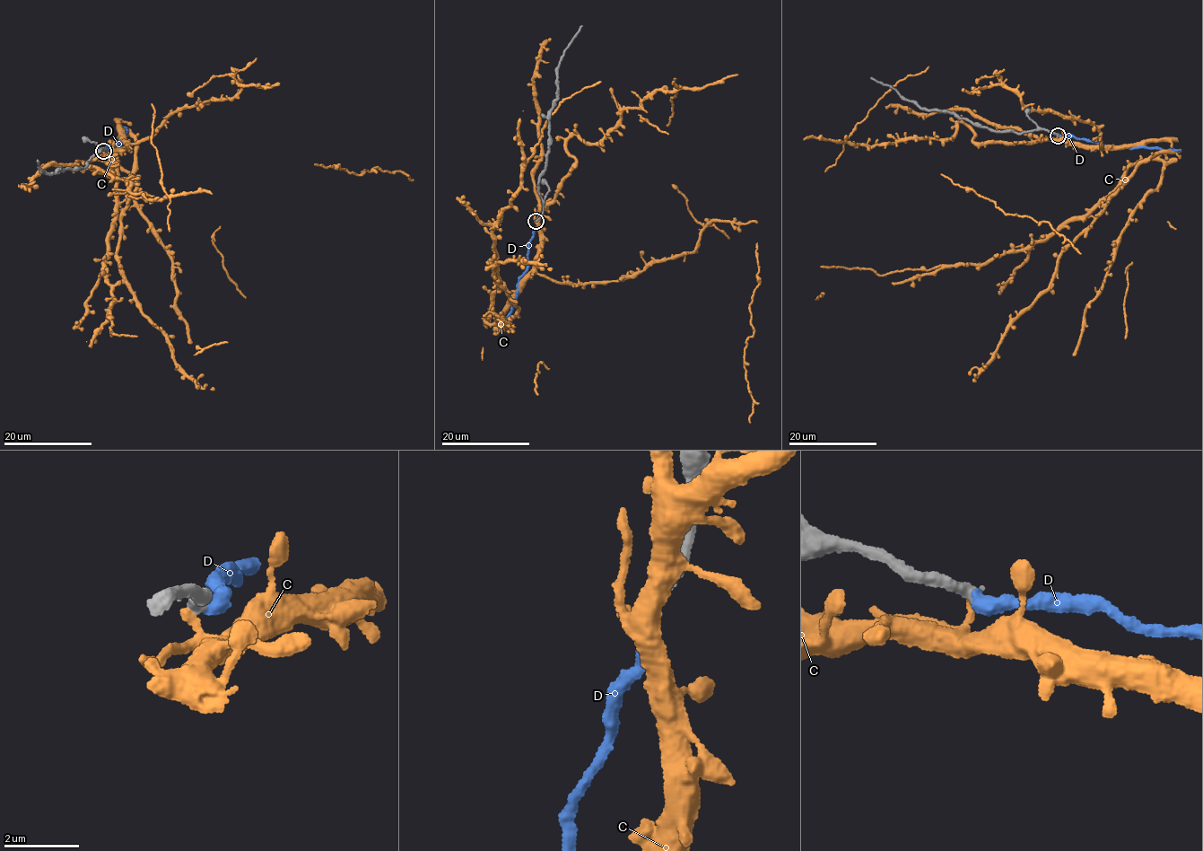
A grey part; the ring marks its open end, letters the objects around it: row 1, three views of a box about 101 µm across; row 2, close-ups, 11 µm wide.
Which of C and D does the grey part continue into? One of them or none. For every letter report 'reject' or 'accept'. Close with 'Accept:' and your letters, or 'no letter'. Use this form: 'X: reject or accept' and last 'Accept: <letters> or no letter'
C: reject
D: reject
Accept: no letter

